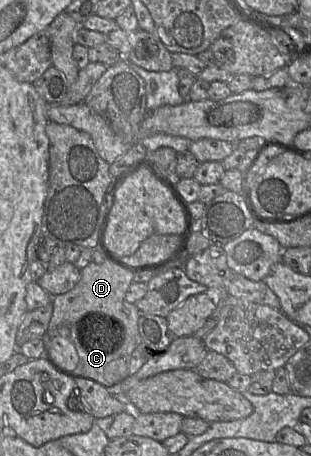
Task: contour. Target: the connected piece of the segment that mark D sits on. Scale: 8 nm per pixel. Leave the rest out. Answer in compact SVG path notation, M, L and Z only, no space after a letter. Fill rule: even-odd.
M106 259L102 264L89 263L81 270L80 279L73 289L65 294L52 297L53 312L47 332L53 332L60 326L76 325L89 312L101 312L114 317L129 327L130 334L133 334L136 344L138 344L138 347L131 354L128 365L129 375L135 374L151 356L149 355L150 348L142 342L139 334L140 311L136 304L129 303L125 299L126 292L133 283L133 277L134 273Z

